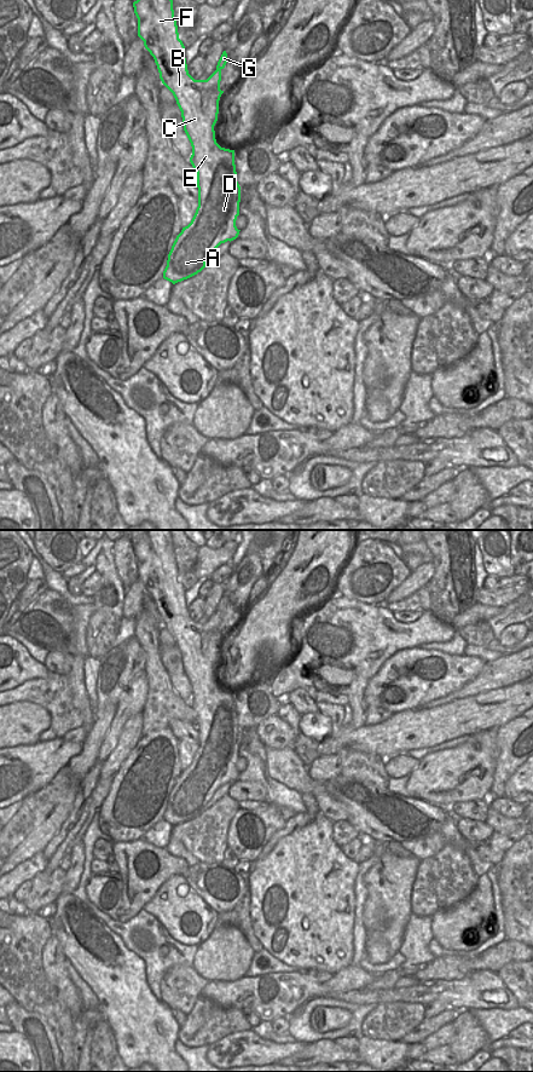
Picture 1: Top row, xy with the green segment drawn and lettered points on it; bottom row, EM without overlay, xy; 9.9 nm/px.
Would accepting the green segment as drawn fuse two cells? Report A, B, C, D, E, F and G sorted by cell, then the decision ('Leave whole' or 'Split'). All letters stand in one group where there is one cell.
Groups: A B C D E F G. Leave whole

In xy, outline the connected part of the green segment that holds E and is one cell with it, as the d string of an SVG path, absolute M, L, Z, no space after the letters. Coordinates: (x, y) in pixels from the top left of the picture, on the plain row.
M145 530L144 536L133 544L138 560L138 578L153 599L162 626L173 635L181 653L184 673L191 685L190 704L197 714L198 749L191 765L183 770L168 796L163 820L173 826L187 822L205 809L213 794L227 783L238 779L236 768L239 757L241 728L237 724L234 692L221 690L215 681L214 668L218 663L221 612L227 605L222 594L216 612L207 622L195 622L187 612L185 588L179 581L169 530Z

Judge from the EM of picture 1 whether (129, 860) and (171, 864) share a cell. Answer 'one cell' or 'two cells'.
one cell

